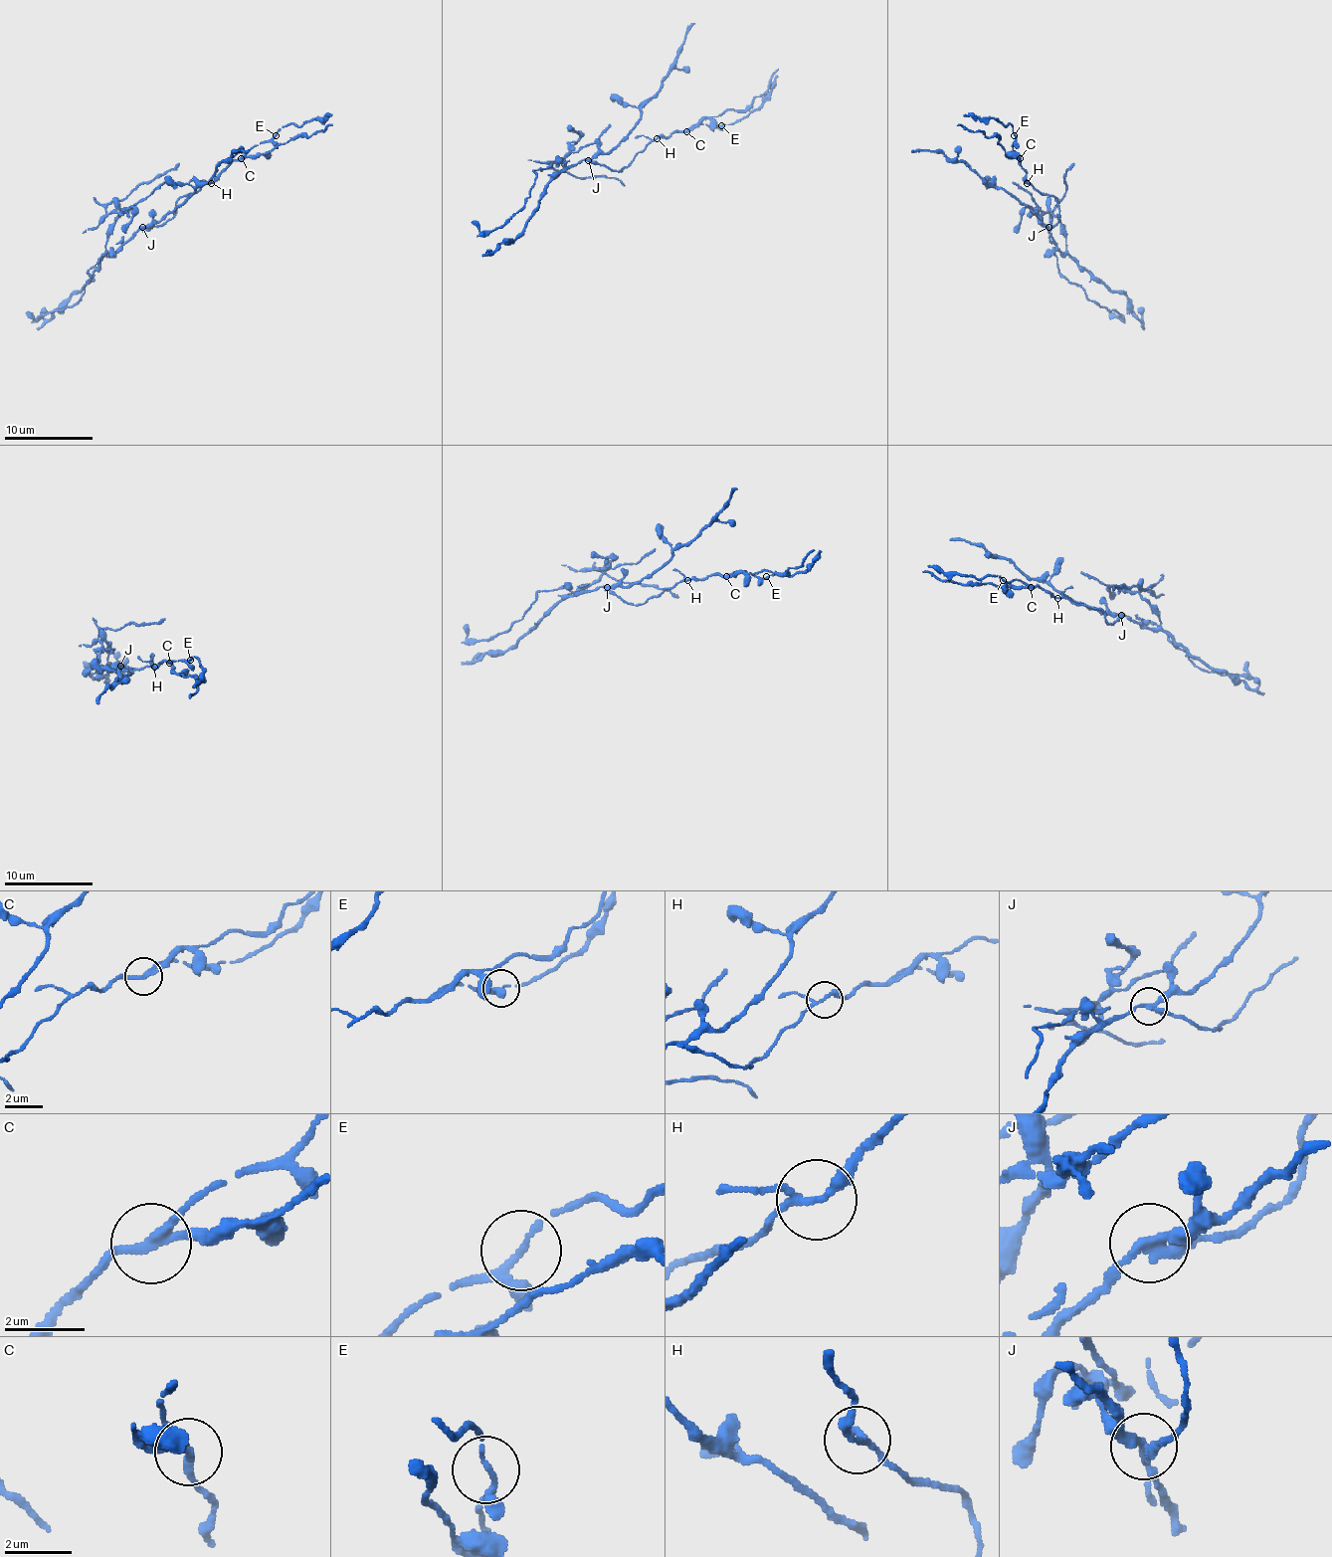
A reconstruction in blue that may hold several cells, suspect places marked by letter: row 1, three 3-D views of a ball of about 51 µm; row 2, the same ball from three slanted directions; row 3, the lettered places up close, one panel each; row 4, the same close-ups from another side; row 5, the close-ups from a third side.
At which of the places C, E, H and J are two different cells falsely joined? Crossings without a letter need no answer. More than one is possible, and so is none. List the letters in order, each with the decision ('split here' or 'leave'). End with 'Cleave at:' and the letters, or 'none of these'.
C: split here
E: leave
H: leave
J: split here
Cleave at: C, J

